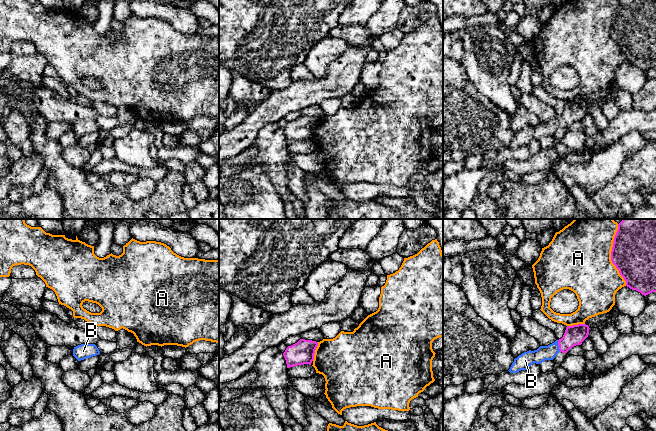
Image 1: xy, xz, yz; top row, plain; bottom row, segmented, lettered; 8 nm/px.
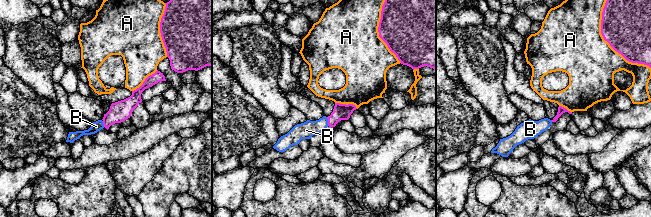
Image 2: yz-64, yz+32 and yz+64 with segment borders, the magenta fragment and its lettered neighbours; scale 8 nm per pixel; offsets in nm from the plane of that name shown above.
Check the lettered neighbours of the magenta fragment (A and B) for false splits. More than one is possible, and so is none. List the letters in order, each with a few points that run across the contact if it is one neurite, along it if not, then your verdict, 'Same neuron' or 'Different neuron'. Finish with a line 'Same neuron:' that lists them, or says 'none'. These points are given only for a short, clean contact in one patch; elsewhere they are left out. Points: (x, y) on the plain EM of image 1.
A: Different neuron
B: Line: yz (574, 111), (559, 122), (549, 128). Same neuron
Same neuron: B

